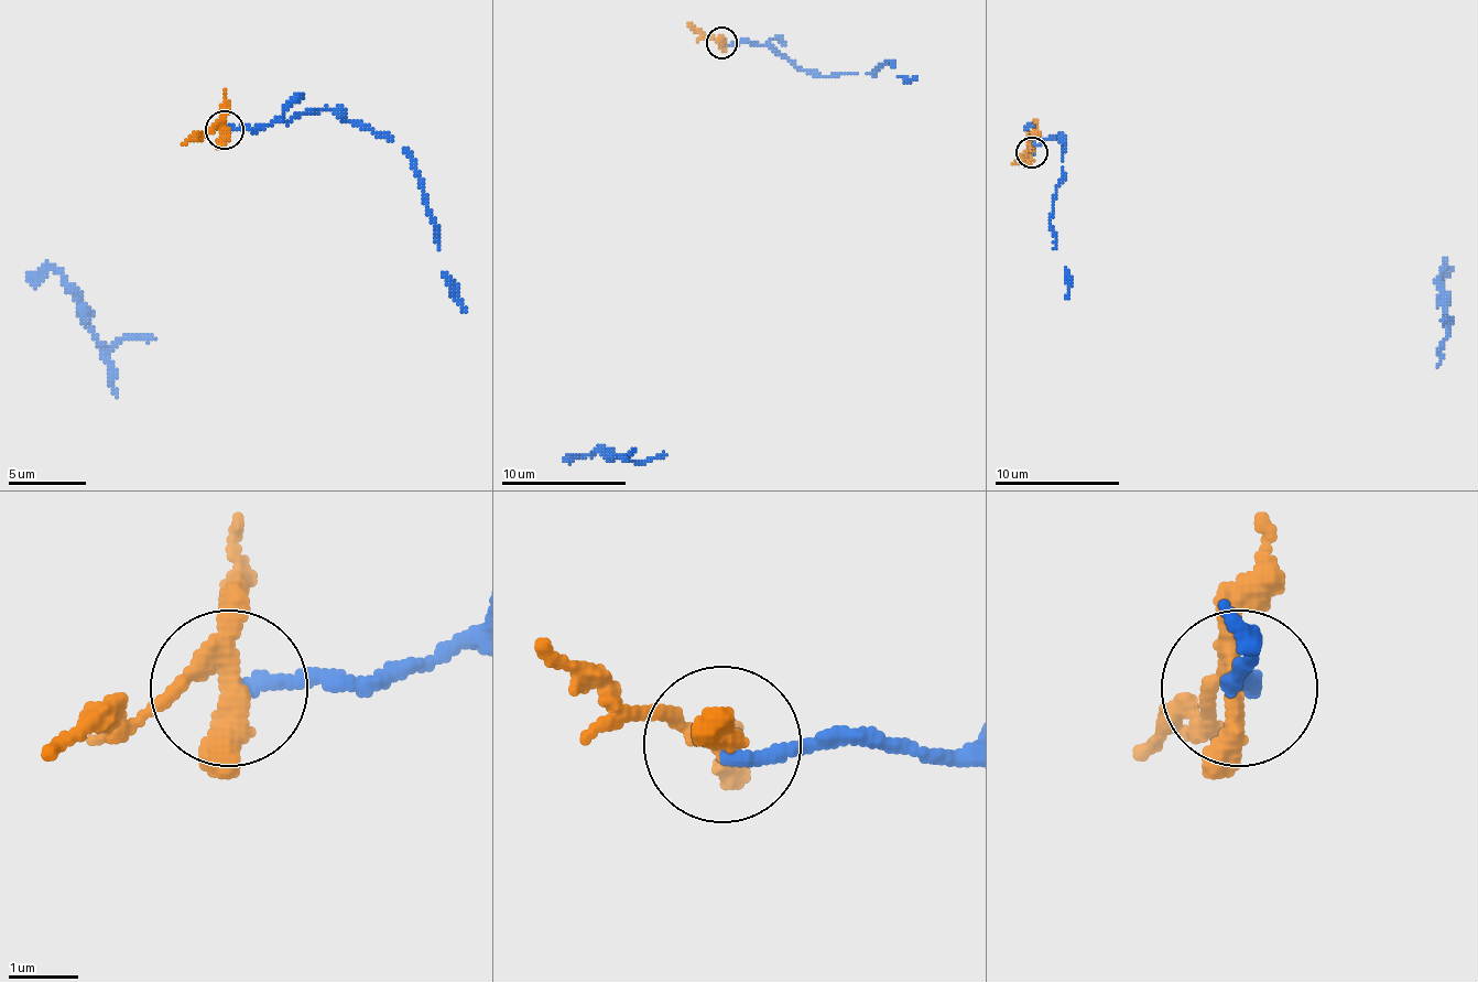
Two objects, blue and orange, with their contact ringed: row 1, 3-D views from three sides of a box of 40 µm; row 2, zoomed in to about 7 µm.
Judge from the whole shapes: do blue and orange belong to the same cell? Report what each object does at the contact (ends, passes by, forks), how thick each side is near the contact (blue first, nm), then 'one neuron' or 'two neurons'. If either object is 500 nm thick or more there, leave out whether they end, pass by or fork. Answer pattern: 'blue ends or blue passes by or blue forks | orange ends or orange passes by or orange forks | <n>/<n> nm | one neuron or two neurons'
blue ends | orange forks | 200/280 nm | two neurons

